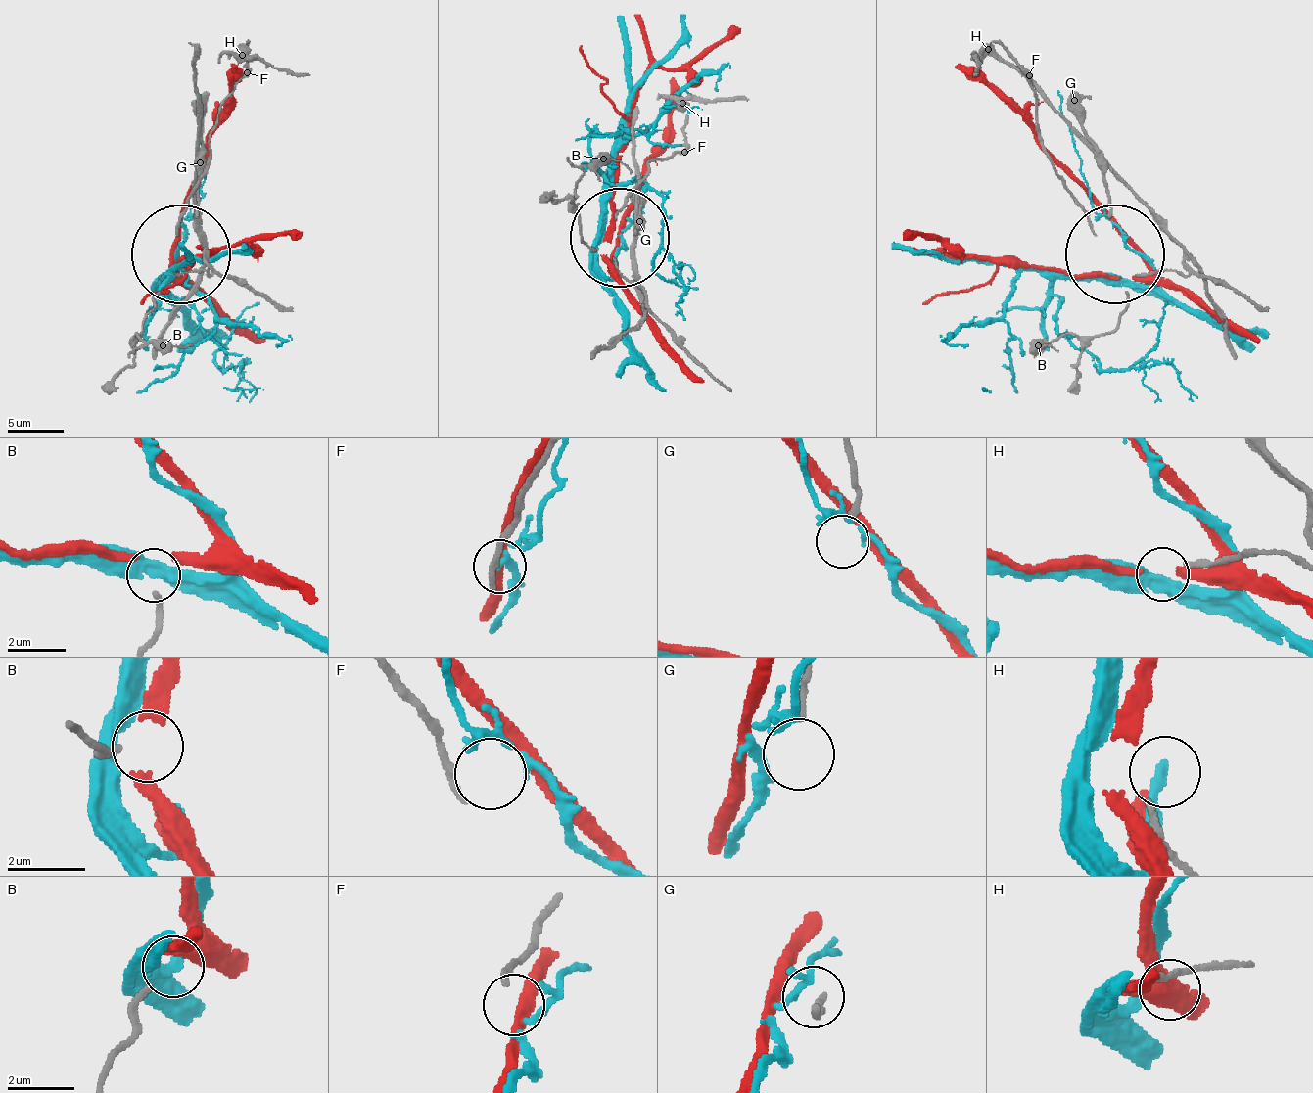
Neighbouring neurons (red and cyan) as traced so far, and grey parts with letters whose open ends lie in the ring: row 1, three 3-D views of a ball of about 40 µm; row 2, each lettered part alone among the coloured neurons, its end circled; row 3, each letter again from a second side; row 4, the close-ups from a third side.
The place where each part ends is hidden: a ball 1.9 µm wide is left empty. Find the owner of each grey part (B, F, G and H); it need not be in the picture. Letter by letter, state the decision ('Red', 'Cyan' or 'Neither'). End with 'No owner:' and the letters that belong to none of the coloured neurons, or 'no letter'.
B: Red
F: Cyan
G: Neither
H: Neither
No owner: G, H

